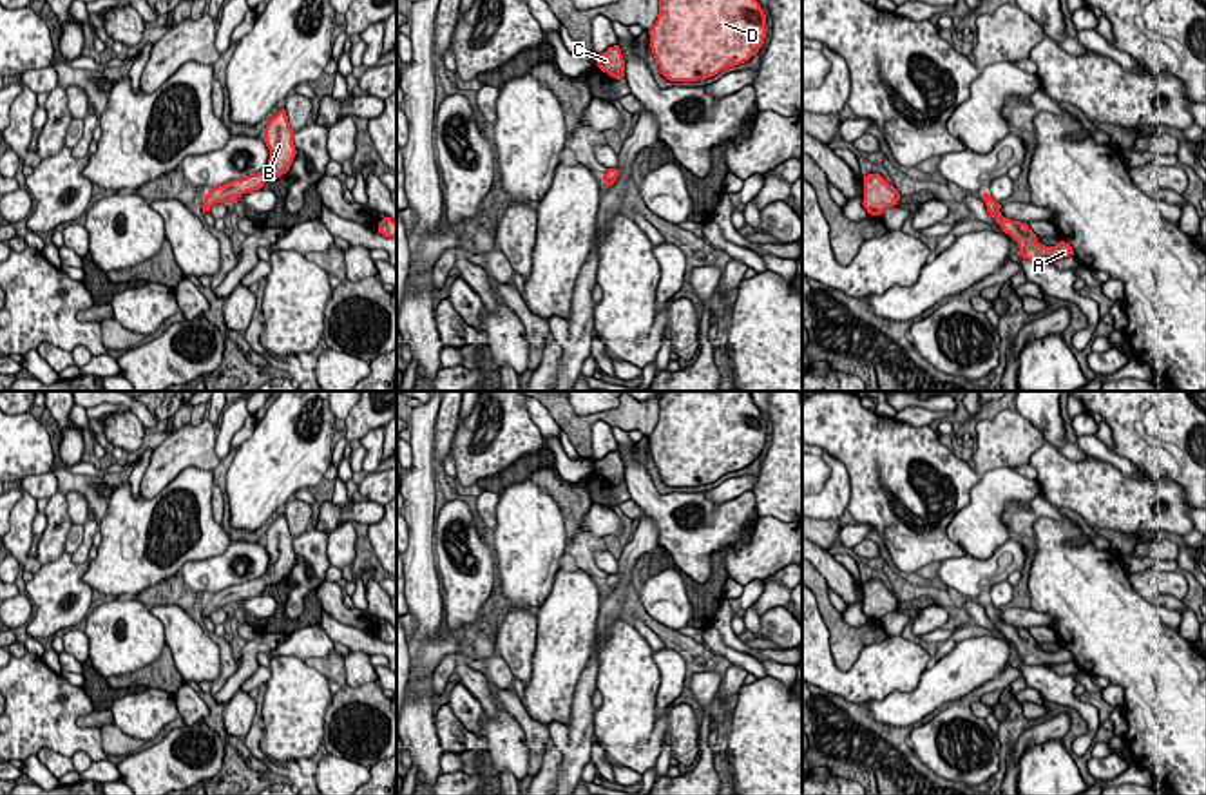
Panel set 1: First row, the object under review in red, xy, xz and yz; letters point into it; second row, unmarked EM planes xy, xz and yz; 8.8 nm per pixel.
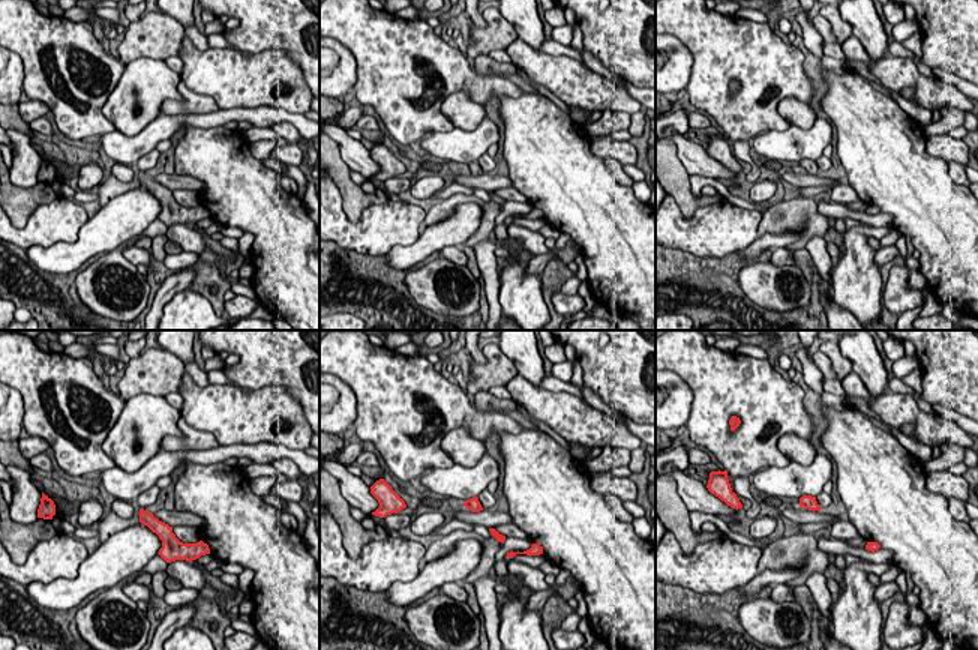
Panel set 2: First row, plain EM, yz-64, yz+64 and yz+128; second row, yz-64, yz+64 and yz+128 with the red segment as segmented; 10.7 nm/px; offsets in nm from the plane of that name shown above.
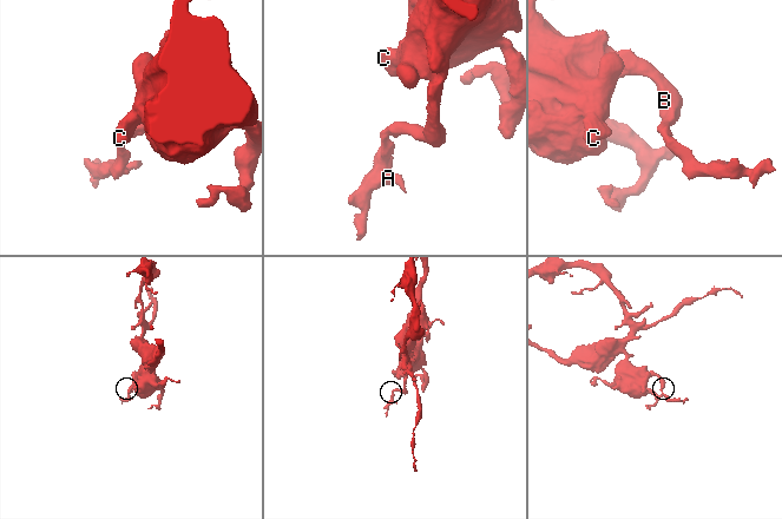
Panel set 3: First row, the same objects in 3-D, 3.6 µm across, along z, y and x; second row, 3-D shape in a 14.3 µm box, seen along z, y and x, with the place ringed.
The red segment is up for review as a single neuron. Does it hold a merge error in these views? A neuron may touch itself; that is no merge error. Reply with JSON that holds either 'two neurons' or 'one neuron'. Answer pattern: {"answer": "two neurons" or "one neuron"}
{"answer": "one neuron"}

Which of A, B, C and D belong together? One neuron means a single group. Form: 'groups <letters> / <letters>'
groups A B C D

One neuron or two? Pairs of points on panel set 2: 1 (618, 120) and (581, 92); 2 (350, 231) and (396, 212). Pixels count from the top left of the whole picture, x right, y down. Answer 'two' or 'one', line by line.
1: two
2: one

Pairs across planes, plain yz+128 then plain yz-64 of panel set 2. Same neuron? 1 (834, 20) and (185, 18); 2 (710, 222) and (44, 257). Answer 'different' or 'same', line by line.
1: different
2: different

